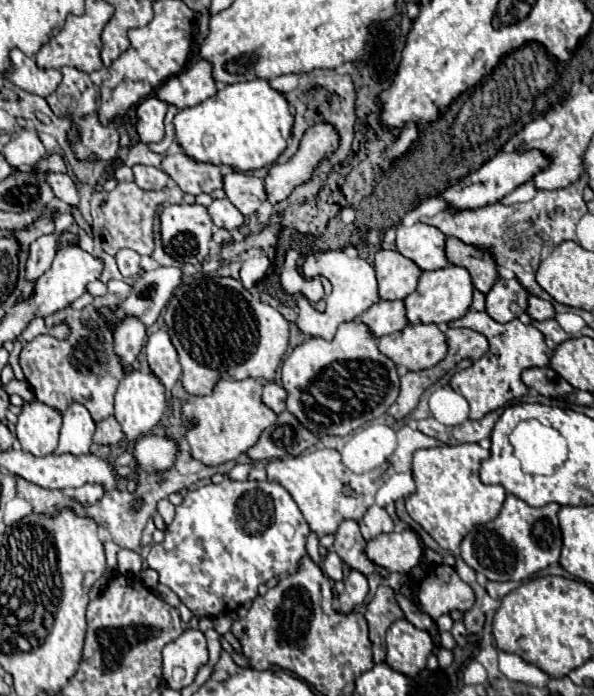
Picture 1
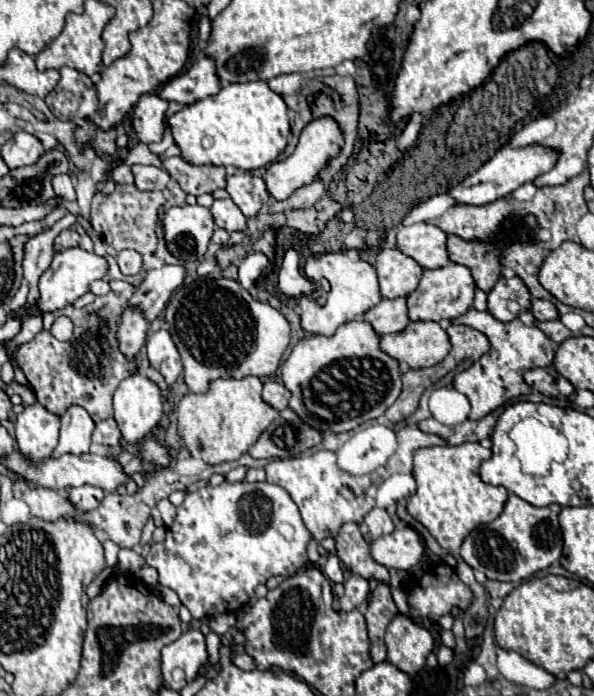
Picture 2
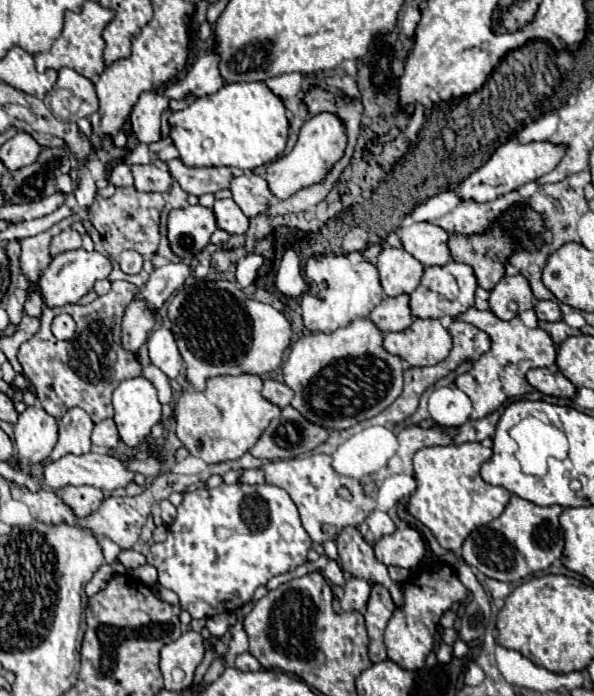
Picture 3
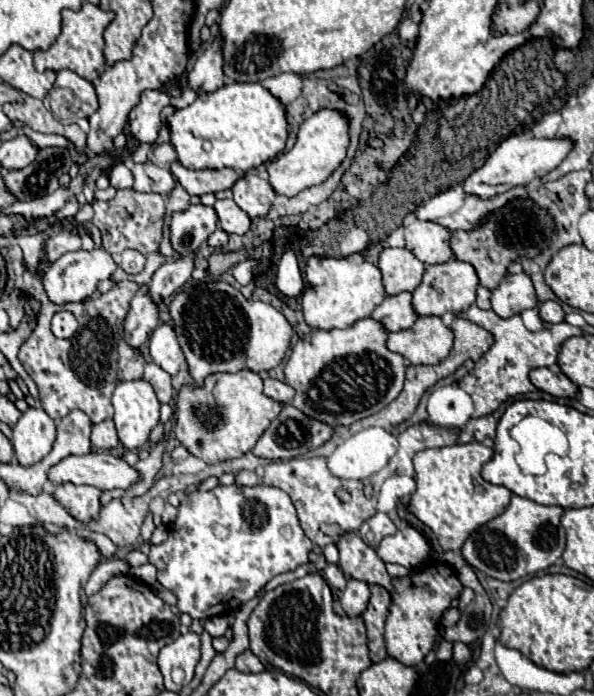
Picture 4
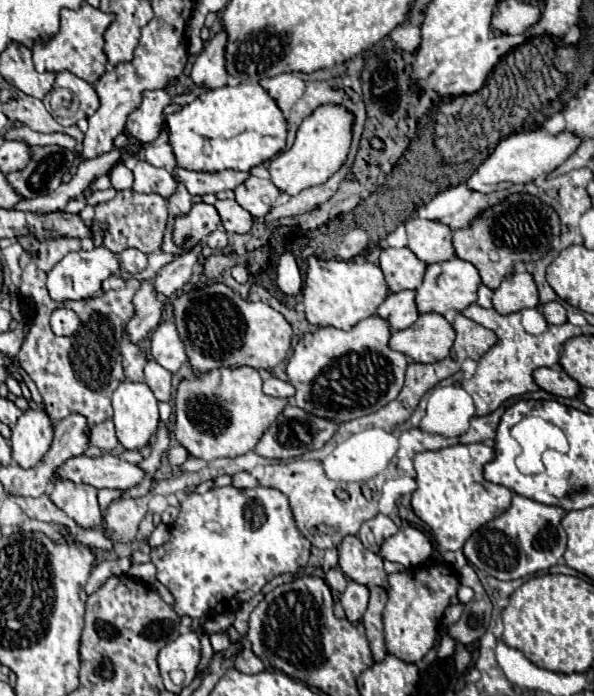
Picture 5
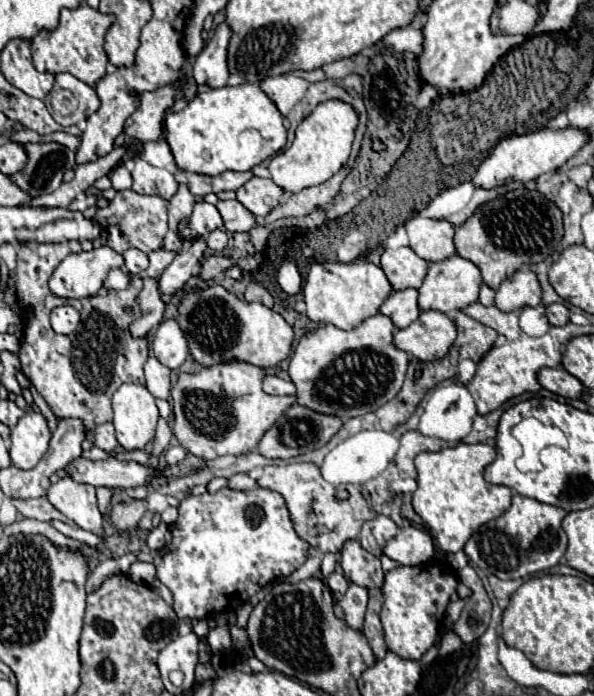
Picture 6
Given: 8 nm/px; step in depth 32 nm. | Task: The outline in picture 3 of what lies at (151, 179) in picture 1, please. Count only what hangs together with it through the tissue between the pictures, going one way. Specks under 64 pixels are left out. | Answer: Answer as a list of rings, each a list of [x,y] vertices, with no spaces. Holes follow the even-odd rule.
[[[146,164],[146,166],[132,166],[134,186],[140,192],[166,192],[170,188],[172,176],[166,168]]]

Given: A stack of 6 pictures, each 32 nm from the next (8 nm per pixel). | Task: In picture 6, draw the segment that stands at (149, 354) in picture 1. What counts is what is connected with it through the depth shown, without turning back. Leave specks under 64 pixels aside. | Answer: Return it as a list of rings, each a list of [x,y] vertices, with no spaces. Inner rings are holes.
[[[164,320],[152,338],[154,356],[170,370],[178,370],[188,358],[188,346],[176,320]]]

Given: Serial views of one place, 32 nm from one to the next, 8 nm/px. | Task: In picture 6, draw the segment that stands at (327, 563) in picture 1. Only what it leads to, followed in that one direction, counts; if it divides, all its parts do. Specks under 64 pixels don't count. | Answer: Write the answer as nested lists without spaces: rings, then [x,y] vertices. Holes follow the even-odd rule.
[[[340,570],[332,572],[332,574],[326,578],[326,584],[328,584],[334,592],[340,592],[340,594],[344,594],[346,588],[348,588],[348,580],[344,578],[344,574],[342,574]]]

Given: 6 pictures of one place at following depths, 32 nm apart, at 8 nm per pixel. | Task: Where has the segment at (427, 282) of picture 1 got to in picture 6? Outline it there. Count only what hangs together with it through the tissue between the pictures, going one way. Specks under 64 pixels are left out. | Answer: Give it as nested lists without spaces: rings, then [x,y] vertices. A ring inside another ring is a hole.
[[[454,254],[448,260],[428,266],[424,284],[418,288],[418,308],[420,310],[438,310],[438,312],[448,312],[454,308],[464,310],[468,304],[478,300],[480,286],[482,286],[480,270],[470,260],[464,260],[458,254]]]

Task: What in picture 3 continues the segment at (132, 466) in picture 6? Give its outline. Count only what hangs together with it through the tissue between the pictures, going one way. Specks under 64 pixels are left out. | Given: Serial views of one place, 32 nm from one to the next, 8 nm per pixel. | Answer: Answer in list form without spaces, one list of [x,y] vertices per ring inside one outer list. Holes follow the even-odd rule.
[[[66,454],[60,460],[46,462],[42,470],[42,484],[54,490],[64,486],[82,486],[90,484],[106,494],[114,492],[120,486],[126,486],[134,480],[134,474],[114,456],[100,454]]]

